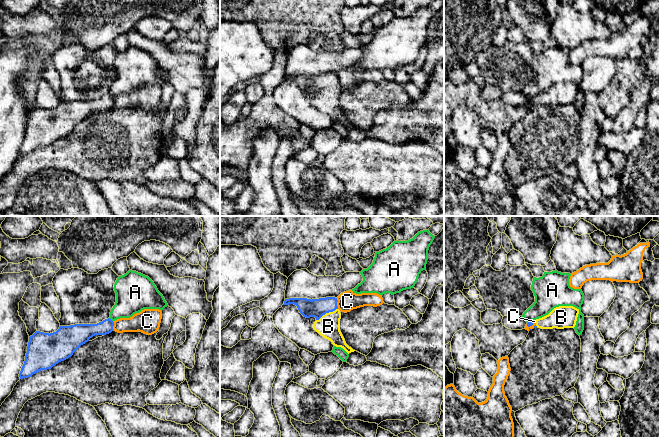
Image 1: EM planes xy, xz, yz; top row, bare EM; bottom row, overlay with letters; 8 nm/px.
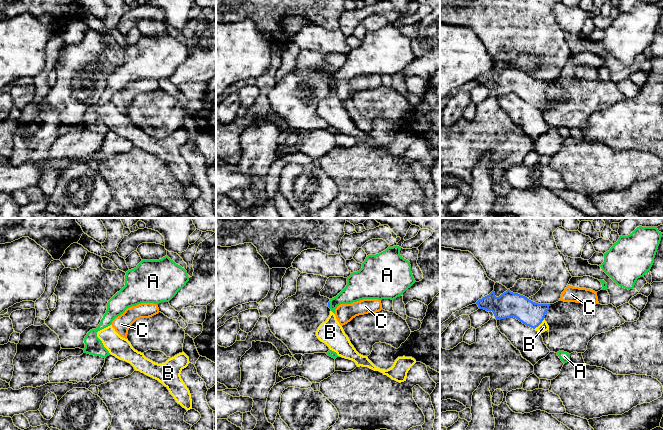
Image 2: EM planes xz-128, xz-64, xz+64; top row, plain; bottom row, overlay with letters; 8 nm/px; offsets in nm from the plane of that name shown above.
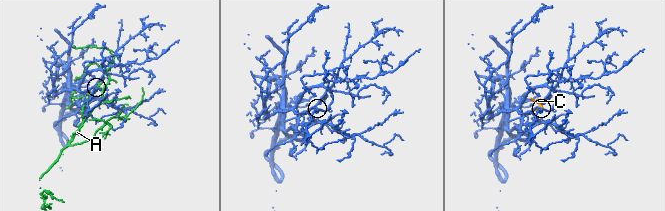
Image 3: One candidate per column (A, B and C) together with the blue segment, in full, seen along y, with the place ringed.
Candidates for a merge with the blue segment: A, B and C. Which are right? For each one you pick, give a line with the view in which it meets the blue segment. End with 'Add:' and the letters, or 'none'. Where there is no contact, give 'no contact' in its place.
B: xz
Add: B

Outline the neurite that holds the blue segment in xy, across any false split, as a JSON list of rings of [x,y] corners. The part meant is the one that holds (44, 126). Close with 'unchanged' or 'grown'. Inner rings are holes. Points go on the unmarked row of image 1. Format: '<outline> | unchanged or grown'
[[[108,94],[97,100],[75,100],[60,102],[56,108],[36,107],[29,113],[27,129],[21,144],[20,155],[51,145],[73,129],[95,111],[106,111],[114,105],[114,98]]] | unchanged

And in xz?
[[[335,73],[312,76],[307,74],[289,74],[285,75],[283,81],[294,80],[304,93],[315,93],[314,106],[330,116],[334,122],[343,124],[349,130],[355,126],[346,120],[340,107],[341,89],[337,78],[338,76]]] | grown

